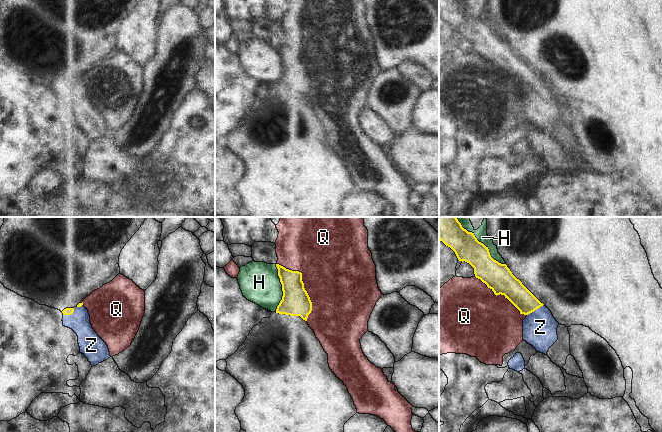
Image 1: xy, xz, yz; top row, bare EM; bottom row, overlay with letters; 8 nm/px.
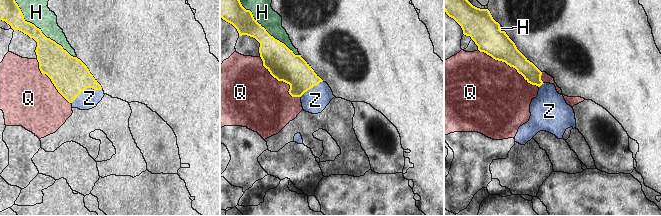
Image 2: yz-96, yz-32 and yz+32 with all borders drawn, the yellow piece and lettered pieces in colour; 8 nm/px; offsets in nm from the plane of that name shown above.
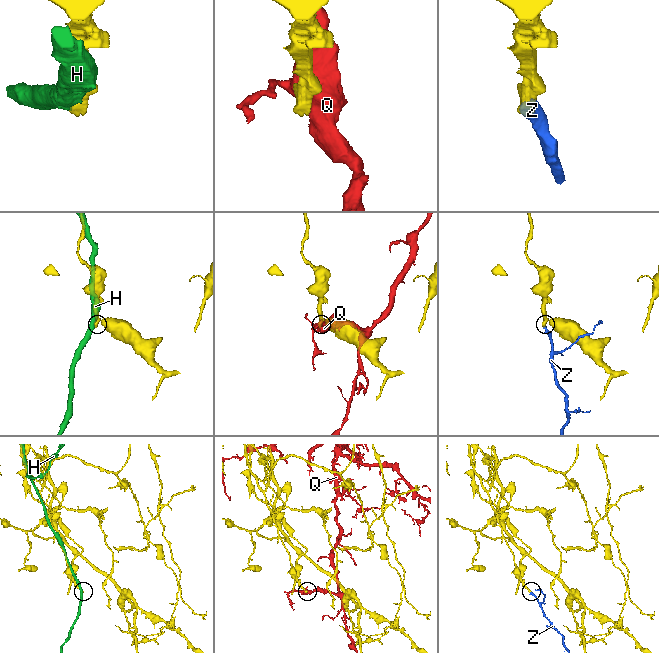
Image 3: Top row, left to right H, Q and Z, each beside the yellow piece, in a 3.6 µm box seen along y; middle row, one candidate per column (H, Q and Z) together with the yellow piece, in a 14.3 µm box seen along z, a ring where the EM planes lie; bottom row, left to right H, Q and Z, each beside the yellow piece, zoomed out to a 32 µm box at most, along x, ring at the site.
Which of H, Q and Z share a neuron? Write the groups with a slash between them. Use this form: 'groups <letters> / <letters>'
groups H / Q / Z

